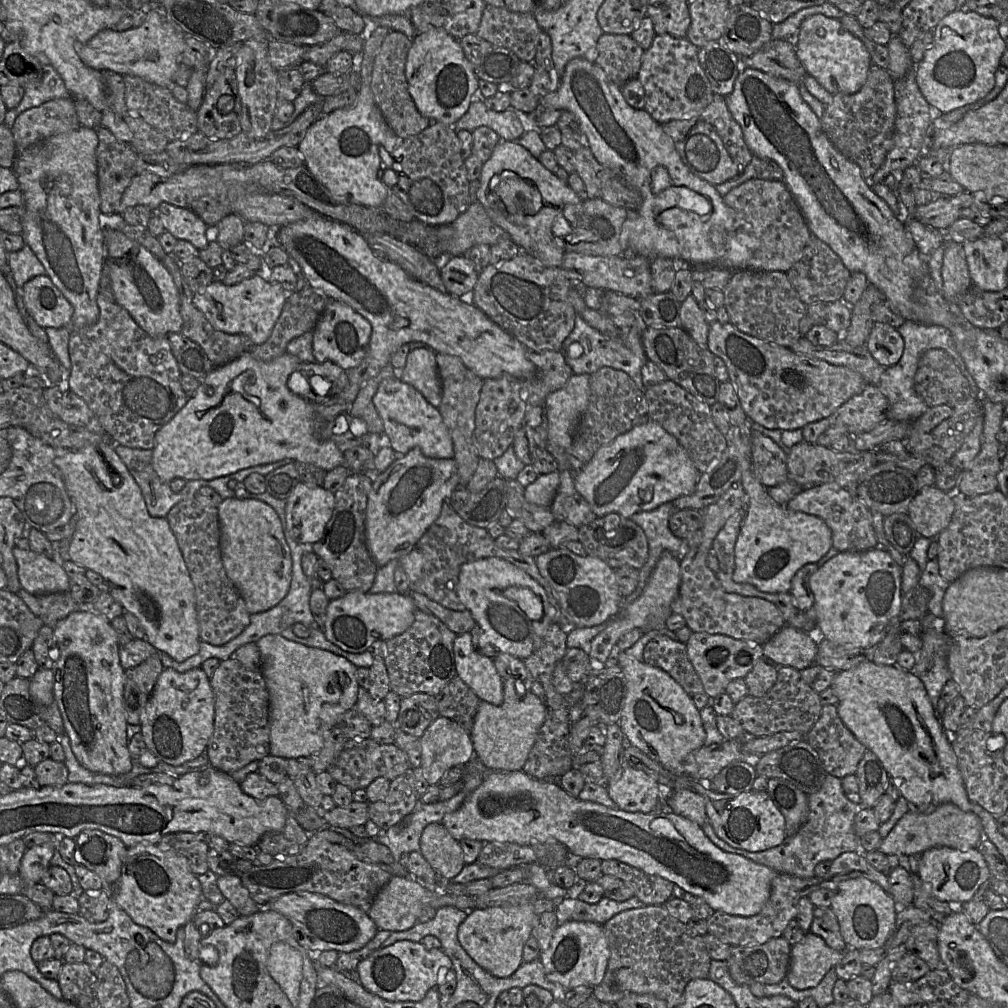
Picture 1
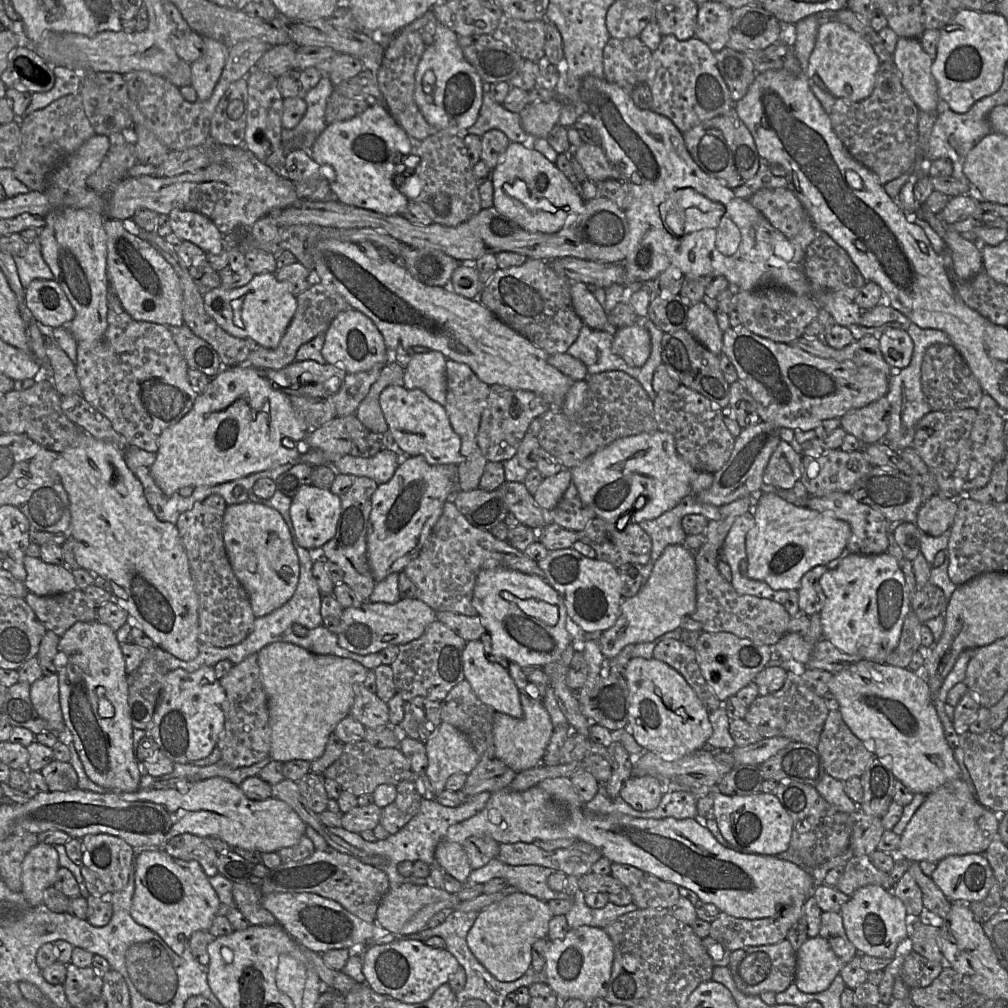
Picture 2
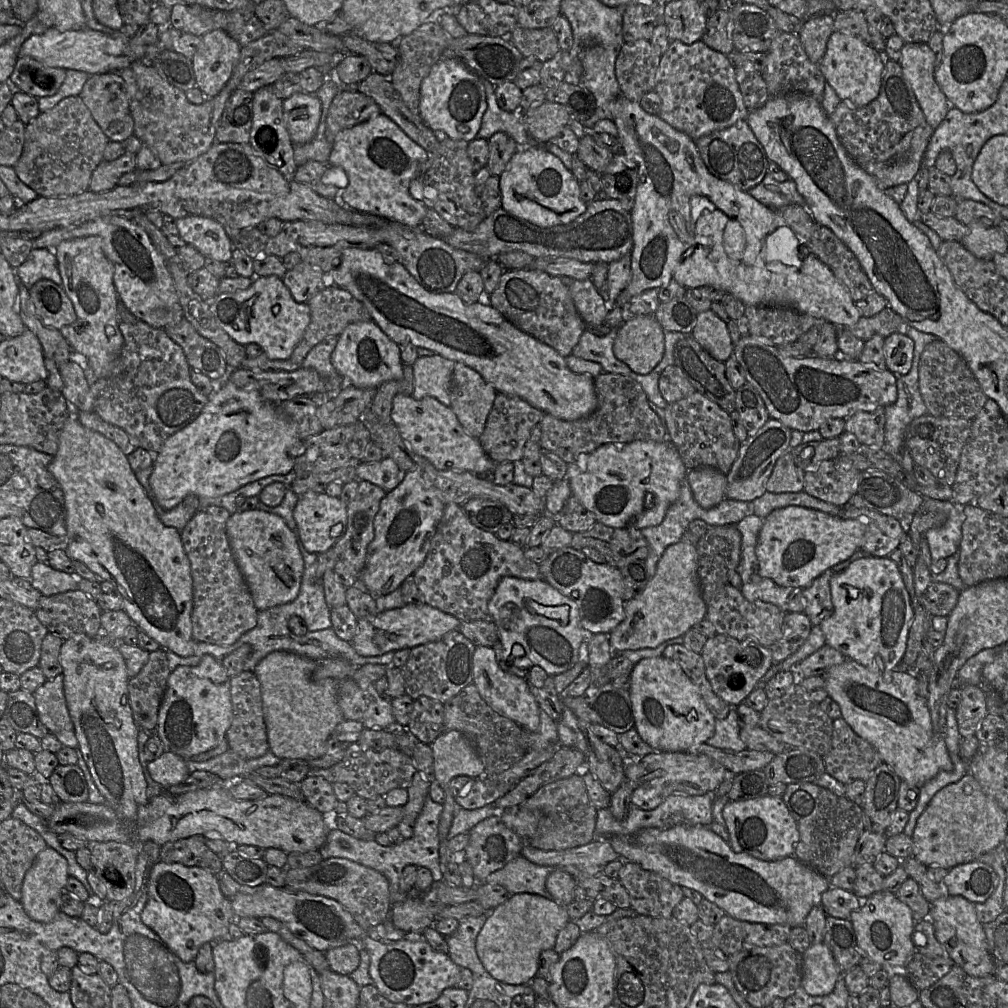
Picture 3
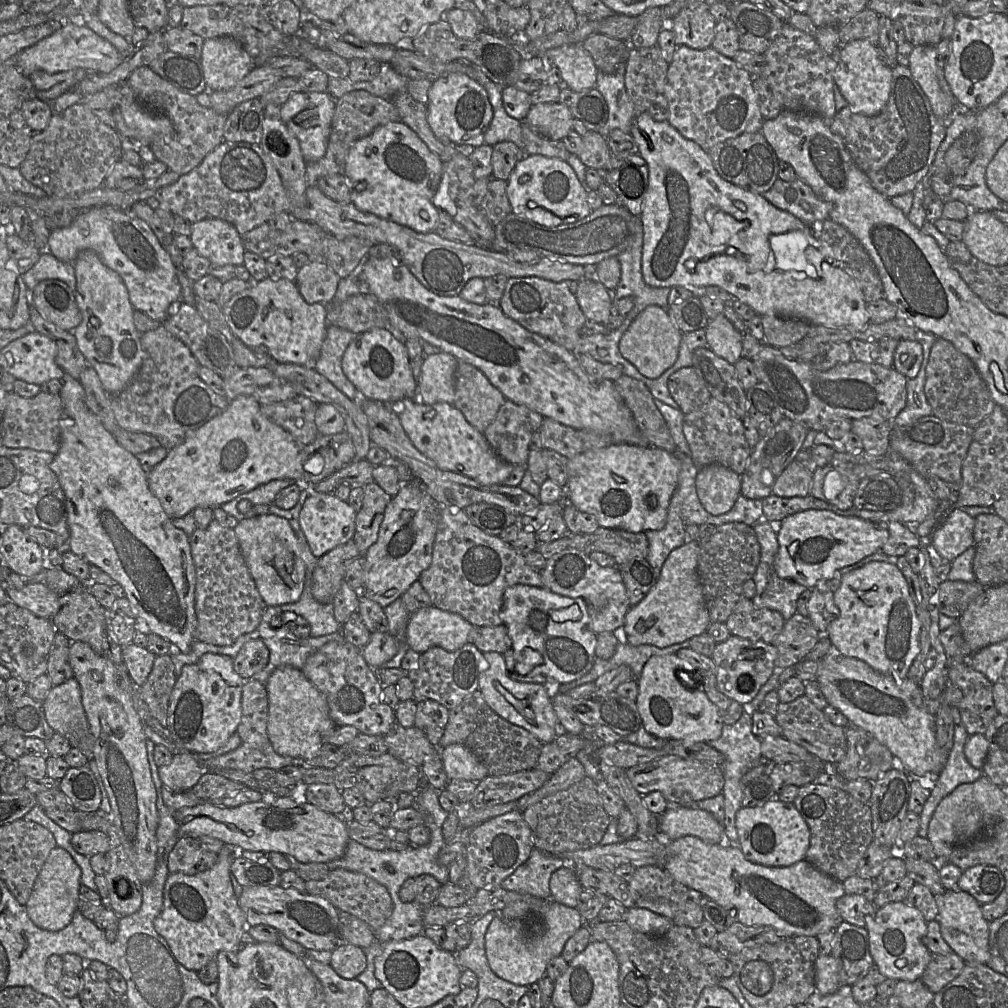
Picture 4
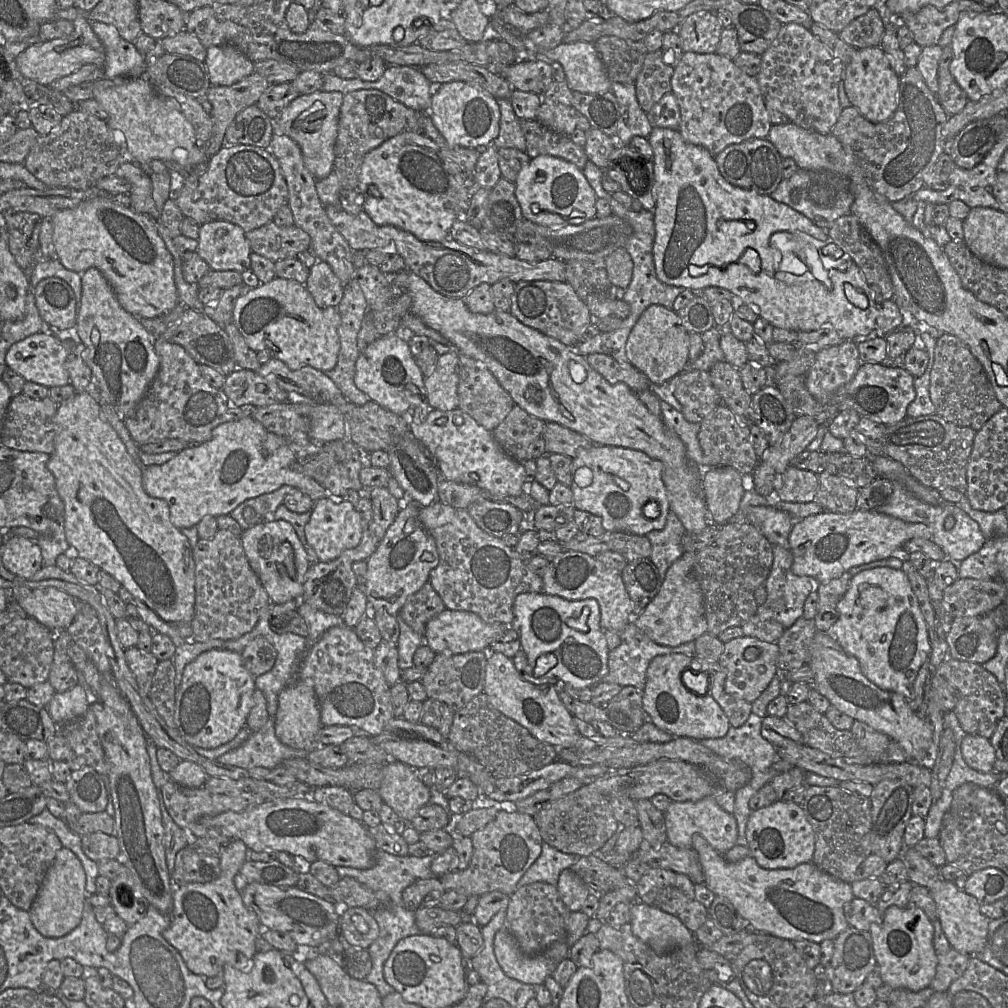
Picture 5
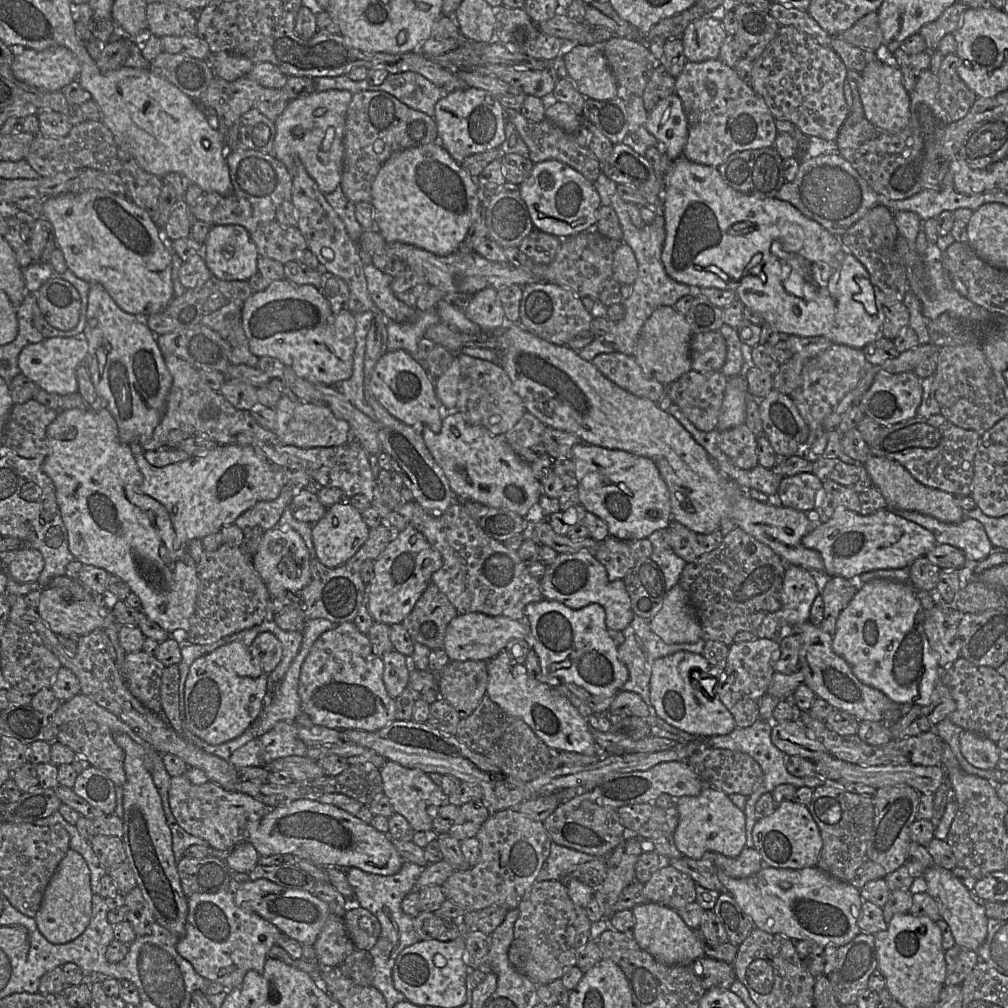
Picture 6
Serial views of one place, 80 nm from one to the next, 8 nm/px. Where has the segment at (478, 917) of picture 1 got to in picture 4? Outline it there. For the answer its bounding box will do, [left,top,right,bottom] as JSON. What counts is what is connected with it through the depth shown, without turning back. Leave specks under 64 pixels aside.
[485,900,585,986]

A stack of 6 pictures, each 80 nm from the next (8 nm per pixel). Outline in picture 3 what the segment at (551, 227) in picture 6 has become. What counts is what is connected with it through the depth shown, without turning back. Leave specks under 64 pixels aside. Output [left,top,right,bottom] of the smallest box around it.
[499,146,585,227]

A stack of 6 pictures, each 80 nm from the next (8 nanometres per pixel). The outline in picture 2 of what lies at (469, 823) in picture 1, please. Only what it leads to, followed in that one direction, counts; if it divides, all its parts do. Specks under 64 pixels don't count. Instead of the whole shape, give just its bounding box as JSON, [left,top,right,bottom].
[446,785,815,919]

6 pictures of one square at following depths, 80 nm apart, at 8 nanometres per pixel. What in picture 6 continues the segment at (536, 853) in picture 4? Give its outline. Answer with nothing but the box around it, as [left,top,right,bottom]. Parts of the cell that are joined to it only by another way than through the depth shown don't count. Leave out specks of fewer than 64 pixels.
[536,842,608,882]

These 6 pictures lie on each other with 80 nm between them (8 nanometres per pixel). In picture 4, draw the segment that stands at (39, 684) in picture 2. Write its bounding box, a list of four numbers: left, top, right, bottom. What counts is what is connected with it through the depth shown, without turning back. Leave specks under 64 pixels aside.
[42,678,88,747]

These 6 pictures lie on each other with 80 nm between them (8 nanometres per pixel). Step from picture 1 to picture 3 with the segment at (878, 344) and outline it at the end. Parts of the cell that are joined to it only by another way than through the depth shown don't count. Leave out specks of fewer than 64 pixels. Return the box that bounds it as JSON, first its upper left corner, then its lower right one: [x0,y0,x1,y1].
[883,333,914,376]

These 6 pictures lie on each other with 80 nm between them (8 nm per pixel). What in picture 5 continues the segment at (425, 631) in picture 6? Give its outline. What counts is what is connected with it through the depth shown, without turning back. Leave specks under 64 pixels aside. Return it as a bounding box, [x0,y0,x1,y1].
[398,582,446,636]

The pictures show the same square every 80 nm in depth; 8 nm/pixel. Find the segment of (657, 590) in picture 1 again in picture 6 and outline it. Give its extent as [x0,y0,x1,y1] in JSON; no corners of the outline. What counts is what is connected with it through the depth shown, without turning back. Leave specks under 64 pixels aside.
[649,584,701,644]

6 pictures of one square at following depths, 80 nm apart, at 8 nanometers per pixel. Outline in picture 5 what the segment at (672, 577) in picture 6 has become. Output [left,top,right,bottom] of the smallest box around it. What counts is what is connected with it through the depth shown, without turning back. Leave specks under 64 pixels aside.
[646,510,686,581]

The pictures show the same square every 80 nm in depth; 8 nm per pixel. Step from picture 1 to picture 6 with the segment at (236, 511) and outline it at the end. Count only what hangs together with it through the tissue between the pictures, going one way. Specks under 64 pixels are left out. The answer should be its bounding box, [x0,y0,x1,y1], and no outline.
[251,527,310,598]

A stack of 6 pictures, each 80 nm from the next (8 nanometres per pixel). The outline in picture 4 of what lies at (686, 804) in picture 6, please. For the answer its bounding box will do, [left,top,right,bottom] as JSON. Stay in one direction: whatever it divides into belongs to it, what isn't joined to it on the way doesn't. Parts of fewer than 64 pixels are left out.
[659,806,737,845]

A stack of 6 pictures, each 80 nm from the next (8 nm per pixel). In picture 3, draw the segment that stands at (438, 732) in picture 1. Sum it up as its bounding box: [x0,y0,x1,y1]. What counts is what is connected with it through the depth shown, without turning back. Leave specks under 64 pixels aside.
[432,732,485,797]

